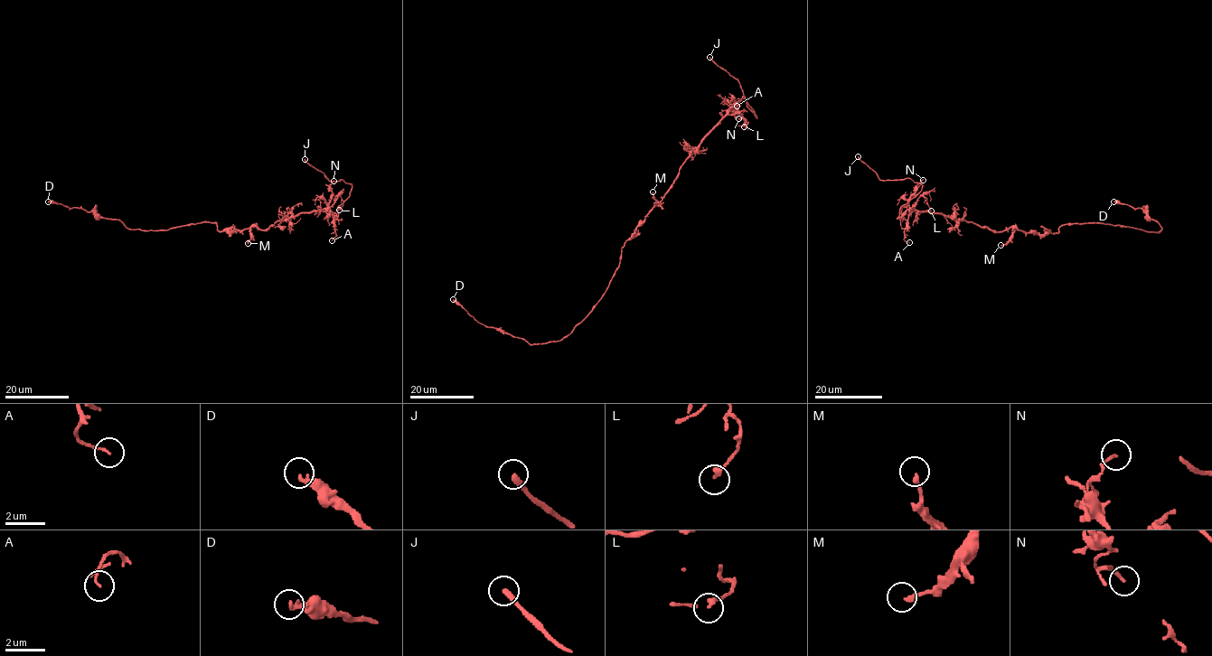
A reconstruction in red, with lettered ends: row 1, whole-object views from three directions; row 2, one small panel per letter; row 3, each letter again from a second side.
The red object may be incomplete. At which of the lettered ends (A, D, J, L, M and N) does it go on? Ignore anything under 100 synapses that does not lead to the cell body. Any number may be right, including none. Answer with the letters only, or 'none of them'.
J

